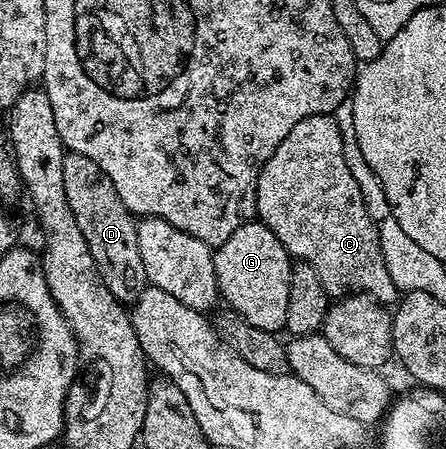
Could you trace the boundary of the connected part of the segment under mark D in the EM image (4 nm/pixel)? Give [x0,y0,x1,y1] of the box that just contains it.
[63,153,147,304]

